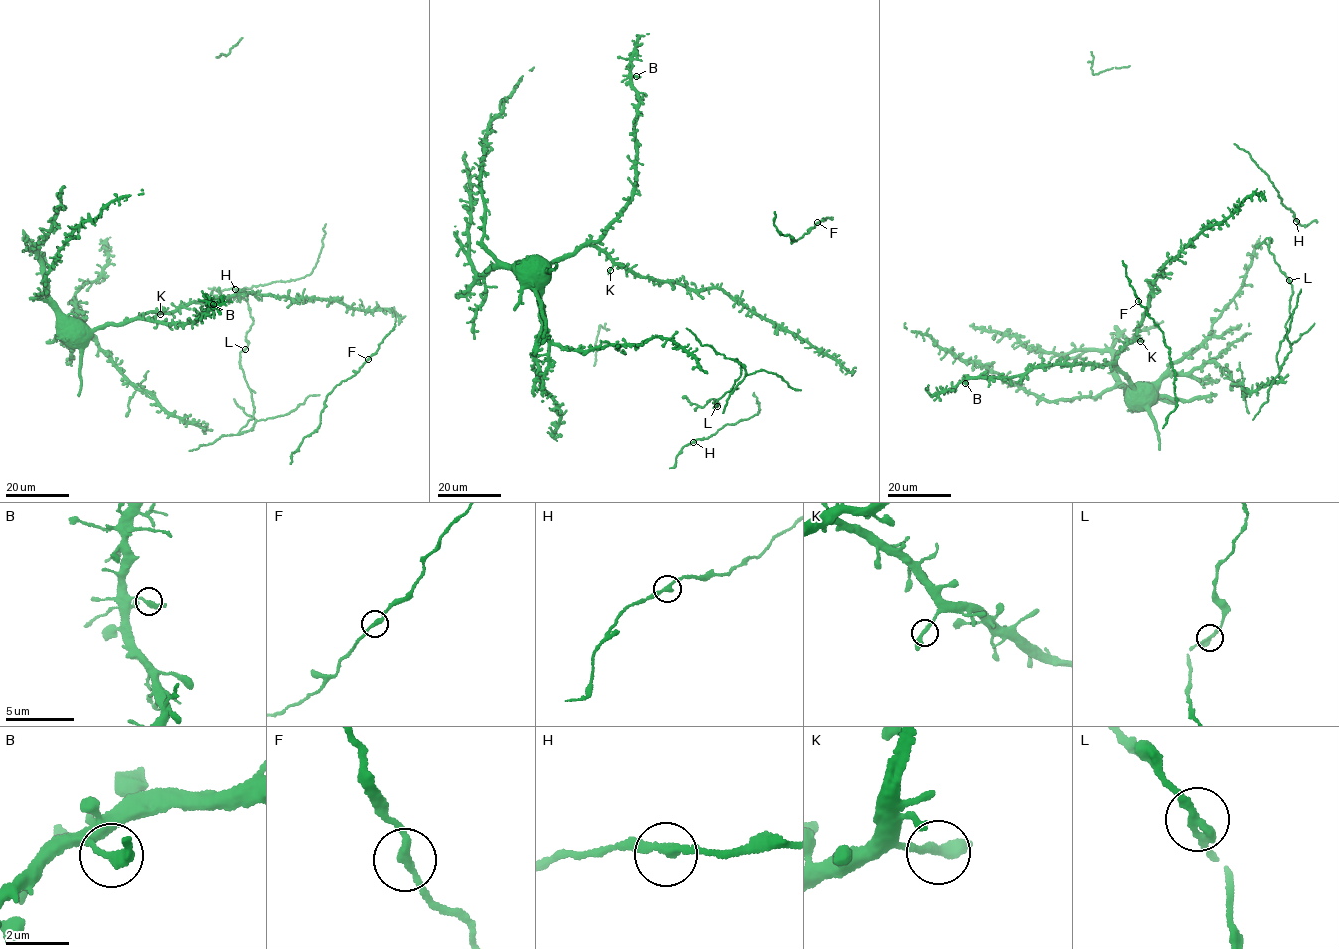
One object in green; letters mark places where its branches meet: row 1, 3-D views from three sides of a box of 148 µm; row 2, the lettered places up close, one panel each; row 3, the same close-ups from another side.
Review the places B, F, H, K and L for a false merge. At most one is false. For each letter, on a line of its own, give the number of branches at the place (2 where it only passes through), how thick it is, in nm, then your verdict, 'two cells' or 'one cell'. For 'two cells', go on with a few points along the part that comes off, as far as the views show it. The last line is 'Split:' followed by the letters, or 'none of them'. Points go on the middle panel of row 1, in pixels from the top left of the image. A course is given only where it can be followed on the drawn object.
B: branches 2; calibre 280 nm; one cell
F: branches 2; calibre 240 nm; one cell
H: branches 2; calibre 280 nm; one cell
K: branches 2; calibre 320 nm; one cell
L: branches 2; calibre 280 nm; one cell
Split: none of them

